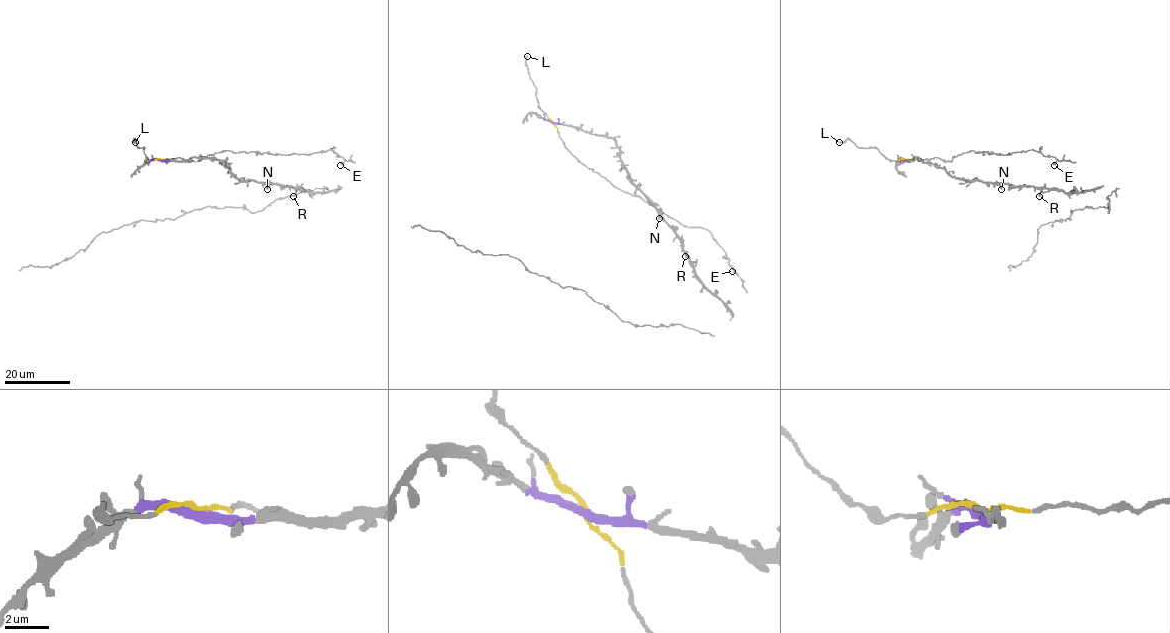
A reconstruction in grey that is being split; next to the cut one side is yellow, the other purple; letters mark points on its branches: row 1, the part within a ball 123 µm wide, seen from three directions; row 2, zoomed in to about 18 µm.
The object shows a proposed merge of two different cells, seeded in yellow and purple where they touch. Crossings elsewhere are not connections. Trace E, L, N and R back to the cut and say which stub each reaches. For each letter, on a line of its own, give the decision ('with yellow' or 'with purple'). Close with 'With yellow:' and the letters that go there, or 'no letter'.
E: with yellow
L: with yellow
N: with purple
R: with purple
With yellow: E, L

